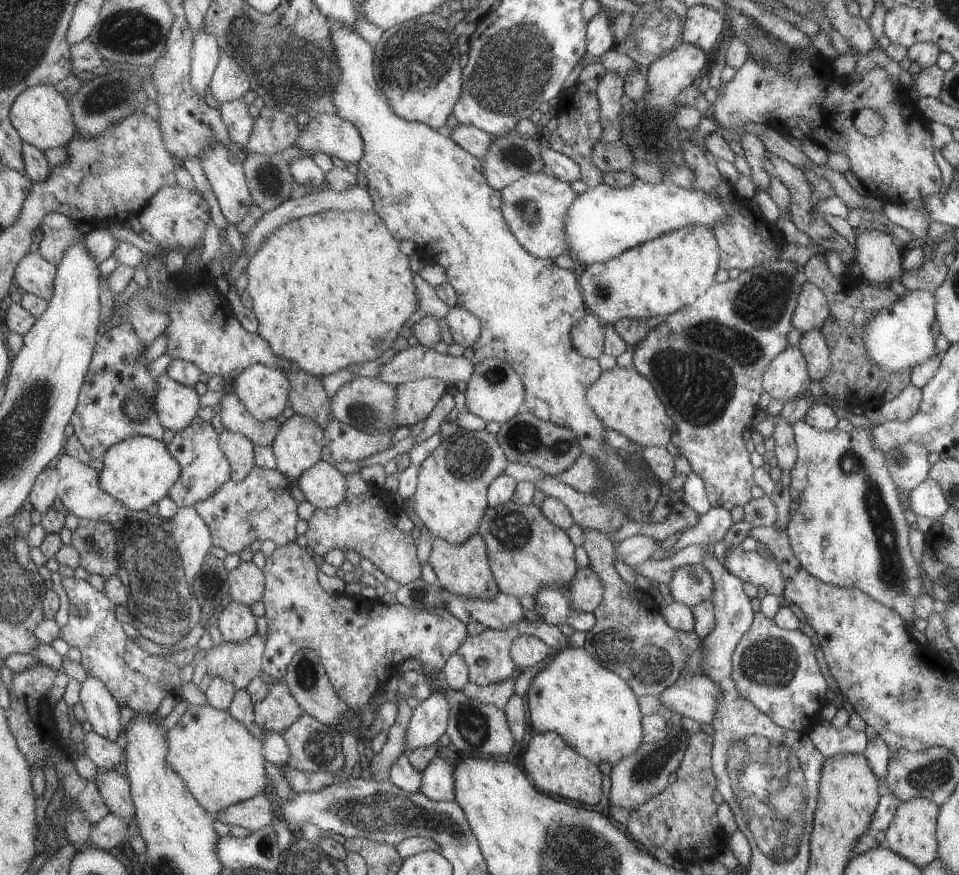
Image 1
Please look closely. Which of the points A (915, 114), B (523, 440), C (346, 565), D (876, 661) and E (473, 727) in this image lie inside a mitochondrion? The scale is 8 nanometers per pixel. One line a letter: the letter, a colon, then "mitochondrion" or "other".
A: other
B: mitochondrion
C: other
D: other
E: mitochondrion

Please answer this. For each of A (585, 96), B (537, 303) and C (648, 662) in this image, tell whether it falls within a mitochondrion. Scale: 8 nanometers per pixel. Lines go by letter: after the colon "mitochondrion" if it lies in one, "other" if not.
A: other
B: other
C: mitochondrion

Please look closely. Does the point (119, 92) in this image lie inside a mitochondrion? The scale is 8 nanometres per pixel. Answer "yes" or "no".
yes

